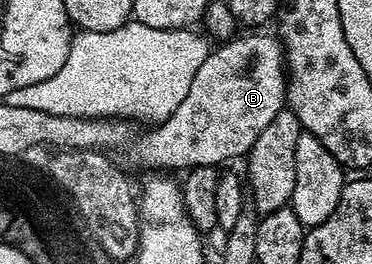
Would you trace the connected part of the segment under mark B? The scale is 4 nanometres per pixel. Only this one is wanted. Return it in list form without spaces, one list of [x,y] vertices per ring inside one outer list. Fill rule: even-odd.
[[[247,32],[247,35],[244,36],[244,38],[241,38],[242,36],[235,36],[231,38],[230,41],[224,41],[222,44],[216,45],[214,49],[210,51],[207,55],[207,59],[205,60],[205,64],[201,64],[201,68],[197,68],[197,76],[193,76],[193,84],[189,84],[189,92],[185,92],[185,100],[181,100],[181,104],[177,104],[177,112],[173,112],[173,116],[169,116],[164,122],[152,125],[145,134],[140,133],[138,137],[136,137],[135,141],[131,143],[129,147],[129,153],[131,153],[131,162],[135,166],[148,166],[148,171],[151,172],[175,172],[171,170],[180,170],[180,172],[186,172],[188,170],[191,170],[194,166],[214,166],[216,168],[222,167],[224,164],[222,162],[227,162],[230,160],[230,158],[239,158],[242,159],[246,154],[251,151],[253,148],[253,144],[257,140],[257,136],[261,136],[261,132],[265,129],[265,127],[268,126],[270,122],[273,121],[273,116],[277,116],[277,112],[281,112],[285,108],[285,103],[287,101],[287,84],[289,81],[289,71],[285,65],[285,55],[283,53],[283,43],[279,41],[278,37],[274,33],[271,34],[263,34],[267,32]]]

